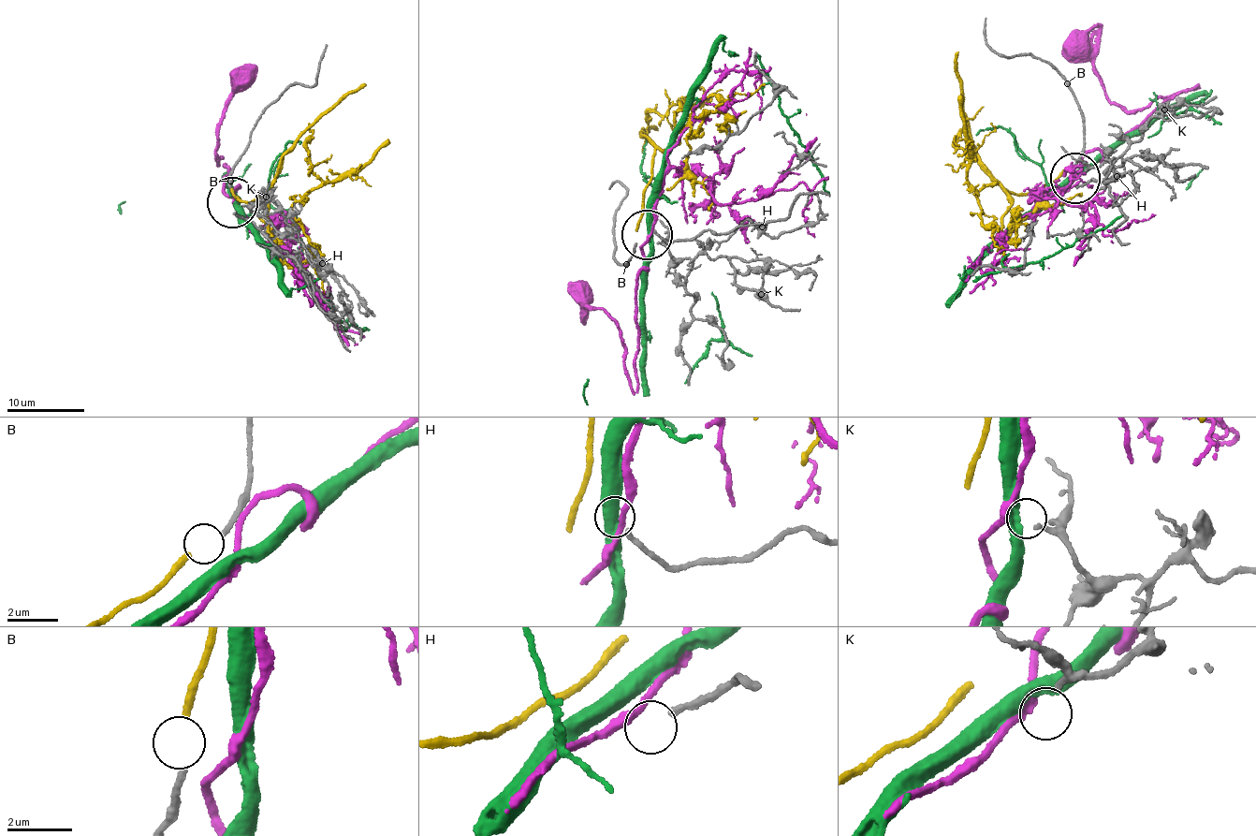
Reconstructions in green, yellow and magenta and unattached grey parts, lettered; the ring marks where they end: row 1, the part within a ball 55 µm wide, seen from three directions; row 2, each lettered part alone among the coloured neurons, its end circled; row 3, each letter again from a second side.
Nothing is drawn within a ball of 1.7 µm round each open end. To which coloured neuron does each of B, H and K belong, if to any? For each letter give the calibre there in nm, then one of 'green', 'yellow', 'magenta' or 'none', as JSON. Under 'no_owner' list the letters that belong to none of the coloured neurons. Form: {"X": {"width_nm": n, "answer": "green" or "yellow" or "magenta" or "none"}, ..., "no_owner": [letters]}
{"B": {"width_nm": 190, "answer": "yellow"}, "H": {"width_nm": 200, "answer": "none"}, "K": {"width_nm": 170, "answer": "magenta"}, "no_owner": ["H"]}

